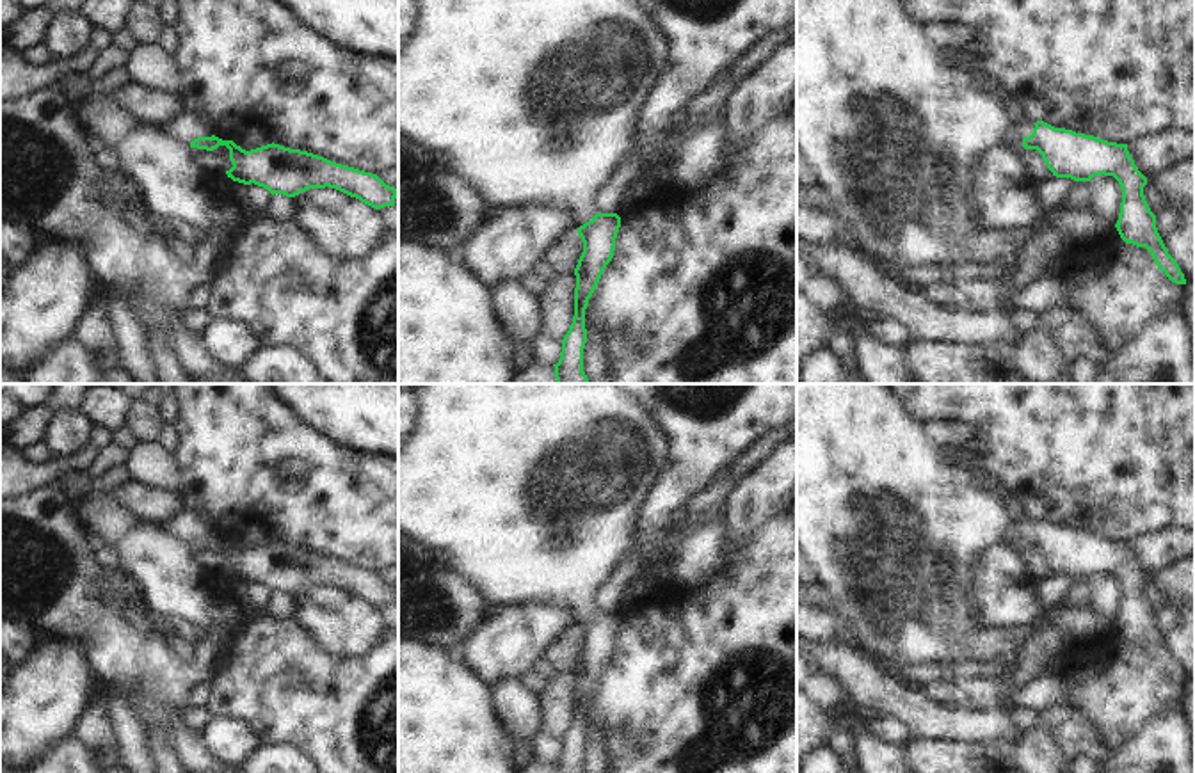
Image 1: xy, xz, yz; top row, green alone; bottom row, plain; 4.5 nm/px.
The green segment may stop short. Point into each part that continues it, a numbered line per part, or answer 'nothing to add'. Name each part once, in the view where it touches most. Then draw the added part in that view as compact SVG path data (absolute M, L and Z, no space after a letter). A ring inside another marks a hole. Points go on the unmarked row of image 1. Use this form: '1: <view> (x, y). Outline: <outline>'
1: xz (530, 493). Outline: M420 384L416 394L416 430L398 450L398 530L411 540L436 549L448 570L471 585L485 602L535 602L567 608L576 627L603 611L596 604L598 588L635 544L642 503L667 460L667 442L649 412L617 384Z

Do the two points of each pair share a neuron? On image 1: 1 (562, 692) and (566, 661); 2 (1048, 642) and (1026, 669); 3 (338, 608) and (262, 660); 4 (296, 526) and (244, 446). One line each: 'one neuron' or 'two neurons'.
1: two neurons
2: one neuron
3: two neurons
4: one neuron

